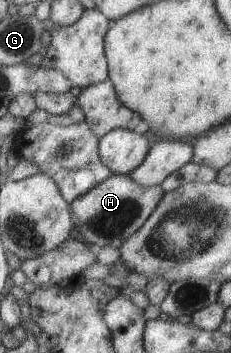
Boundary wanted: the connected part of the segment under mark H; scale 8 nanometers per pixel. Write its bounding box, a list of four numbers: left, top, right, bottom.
[68,173,163,249]

